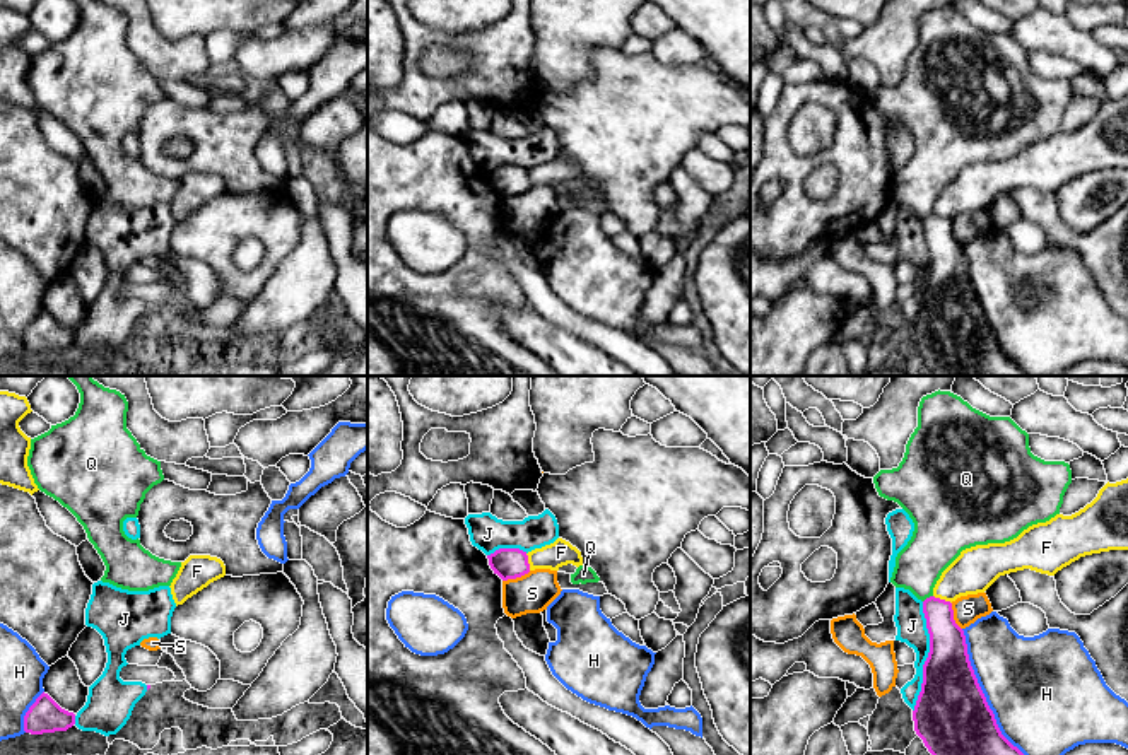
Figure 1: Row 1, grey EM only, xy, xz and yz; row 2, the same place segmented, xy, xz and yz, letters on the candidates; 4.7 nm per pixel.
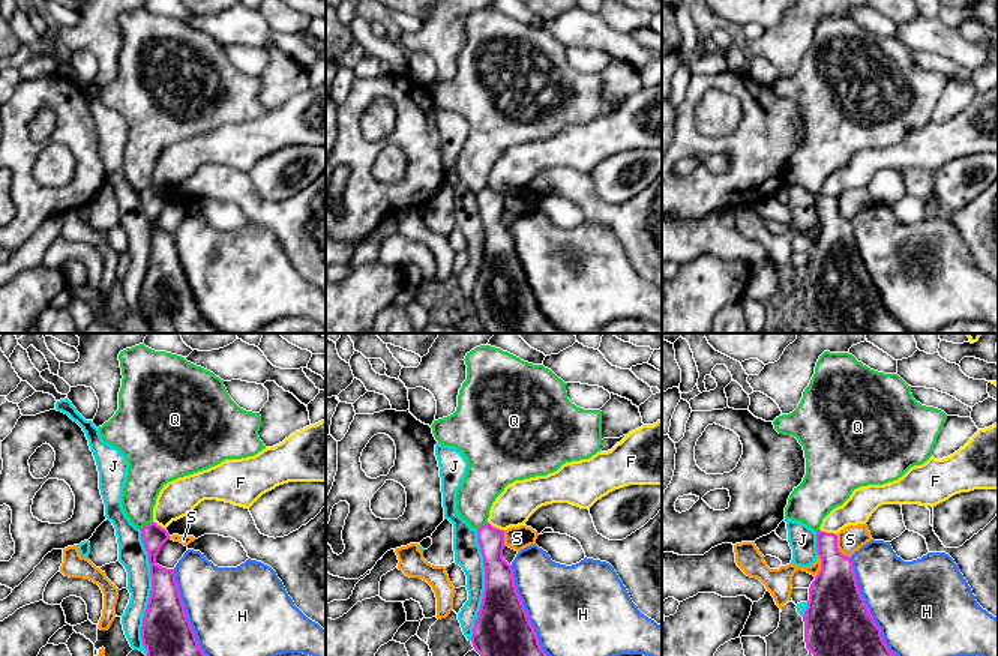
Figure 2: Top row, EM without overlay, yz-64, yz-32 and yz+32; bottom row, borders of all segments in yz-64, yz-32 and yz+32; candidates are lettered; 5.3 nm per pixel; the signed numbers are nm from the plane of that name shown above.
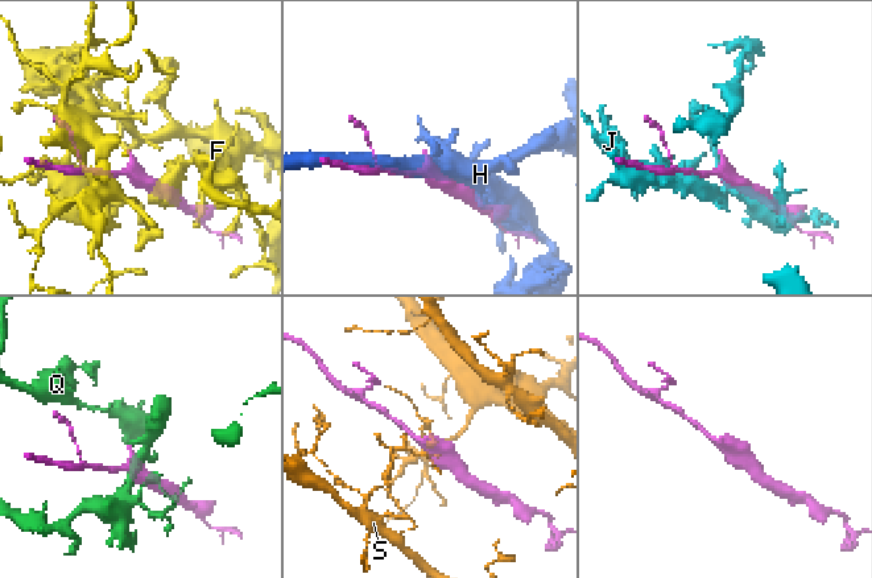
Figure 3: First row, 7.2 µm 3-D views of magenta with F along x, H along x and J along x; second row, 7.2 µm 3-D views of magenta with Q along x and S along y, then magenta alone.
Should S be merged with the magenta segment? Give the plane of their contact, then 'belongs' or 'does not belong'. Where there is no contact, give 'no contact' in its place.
contact in xz; does not belong

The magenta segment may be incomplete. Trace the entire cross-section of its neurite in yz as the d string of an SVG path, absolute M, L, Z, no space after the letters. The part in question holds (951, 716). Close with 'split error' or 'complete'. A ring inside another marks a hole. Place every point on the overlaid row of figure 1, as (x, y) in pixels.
M923 601L930 653L913 721L931 755L1024 755L1000 731L969 661L952 603Z | complete

